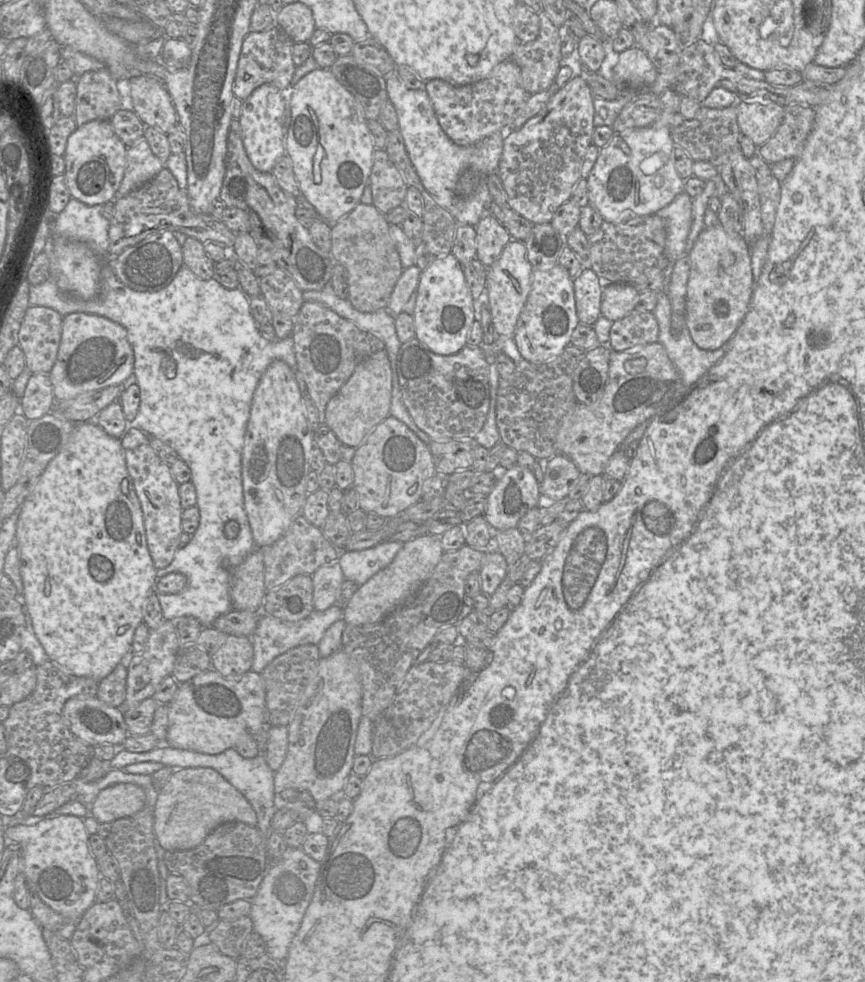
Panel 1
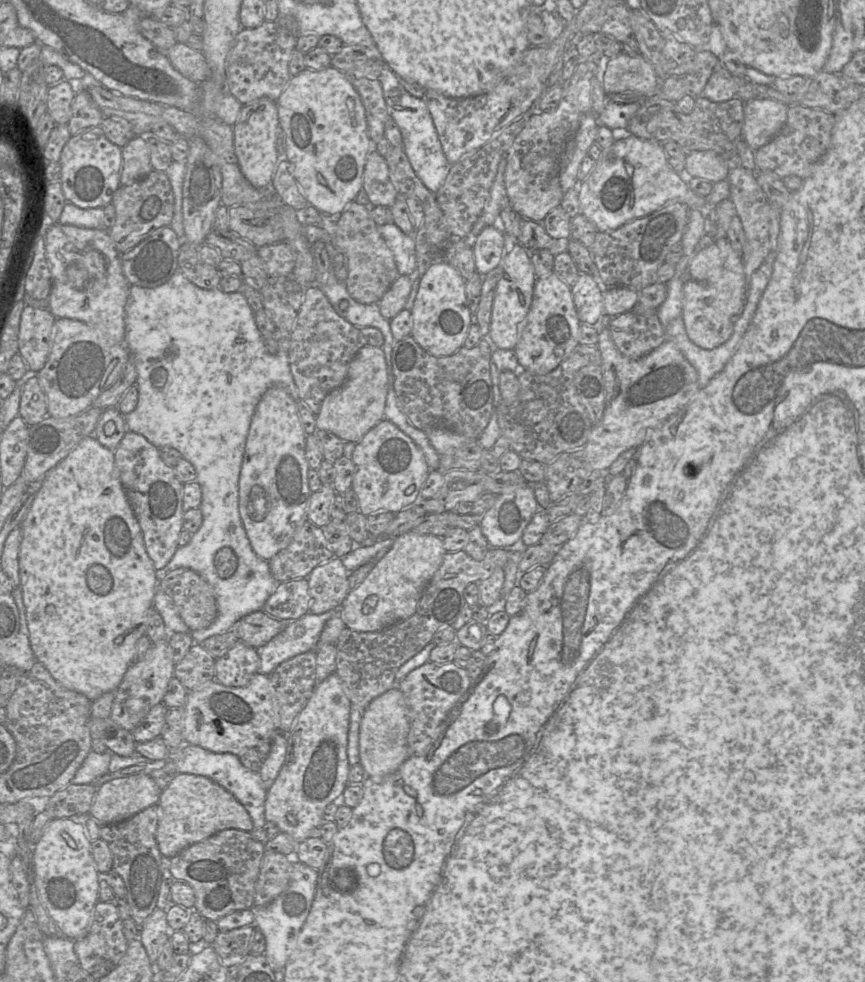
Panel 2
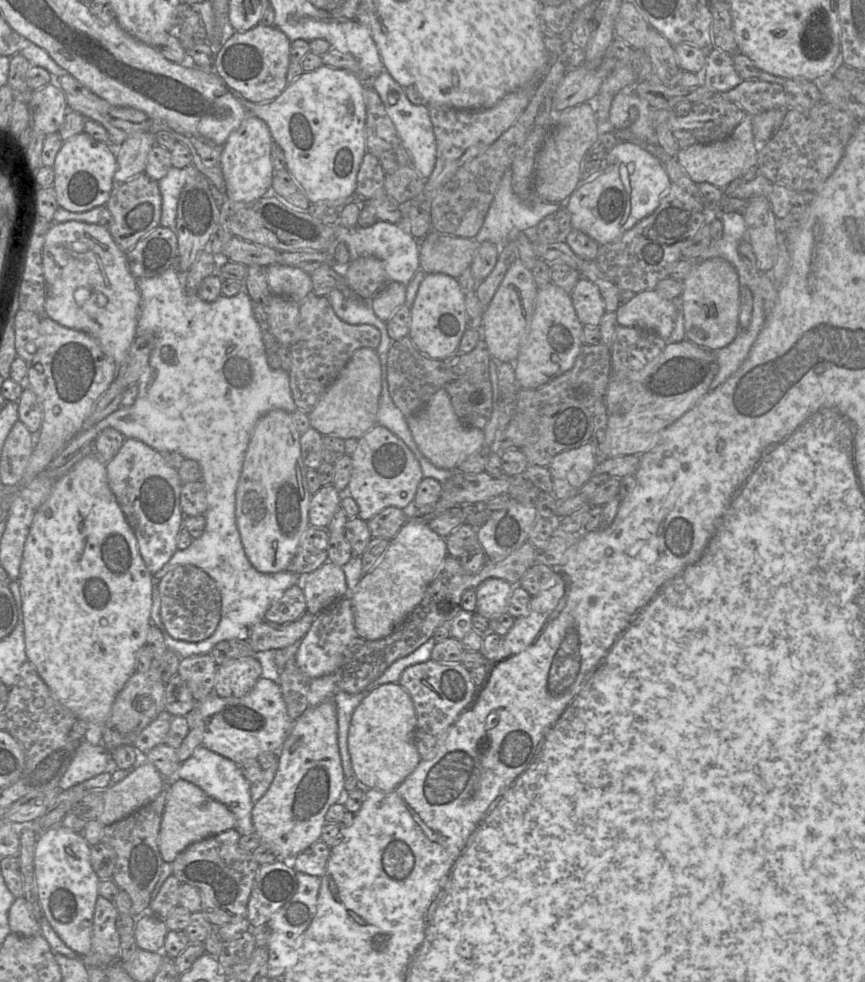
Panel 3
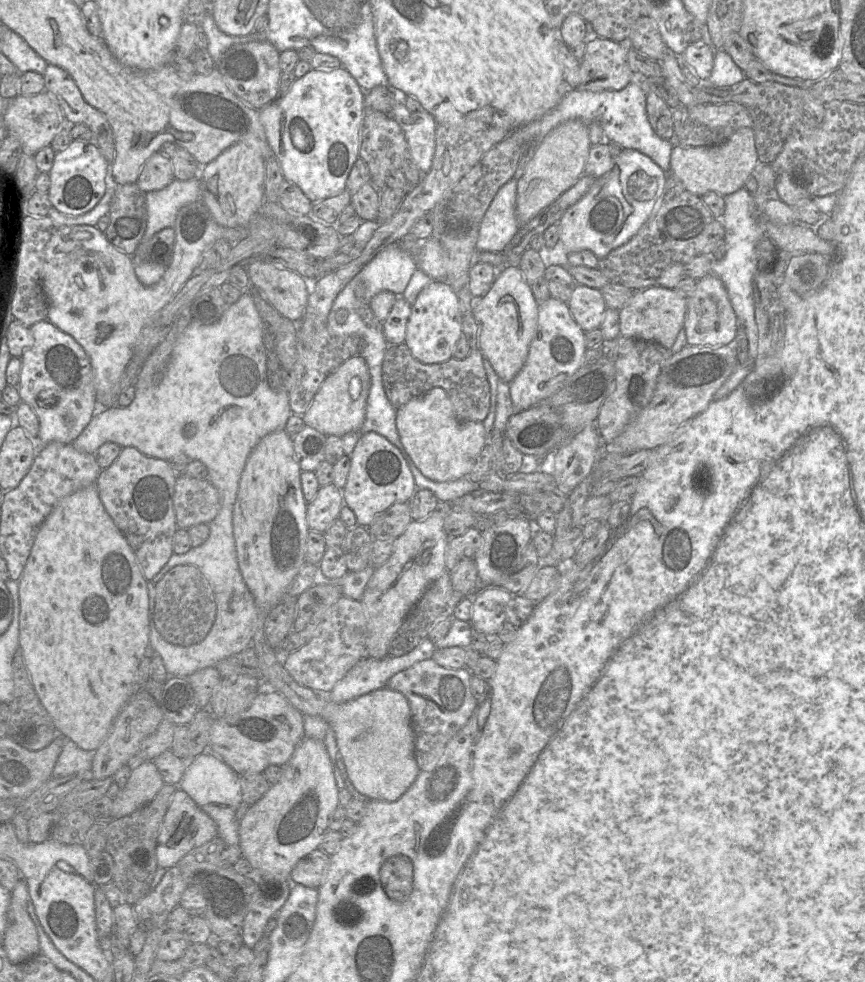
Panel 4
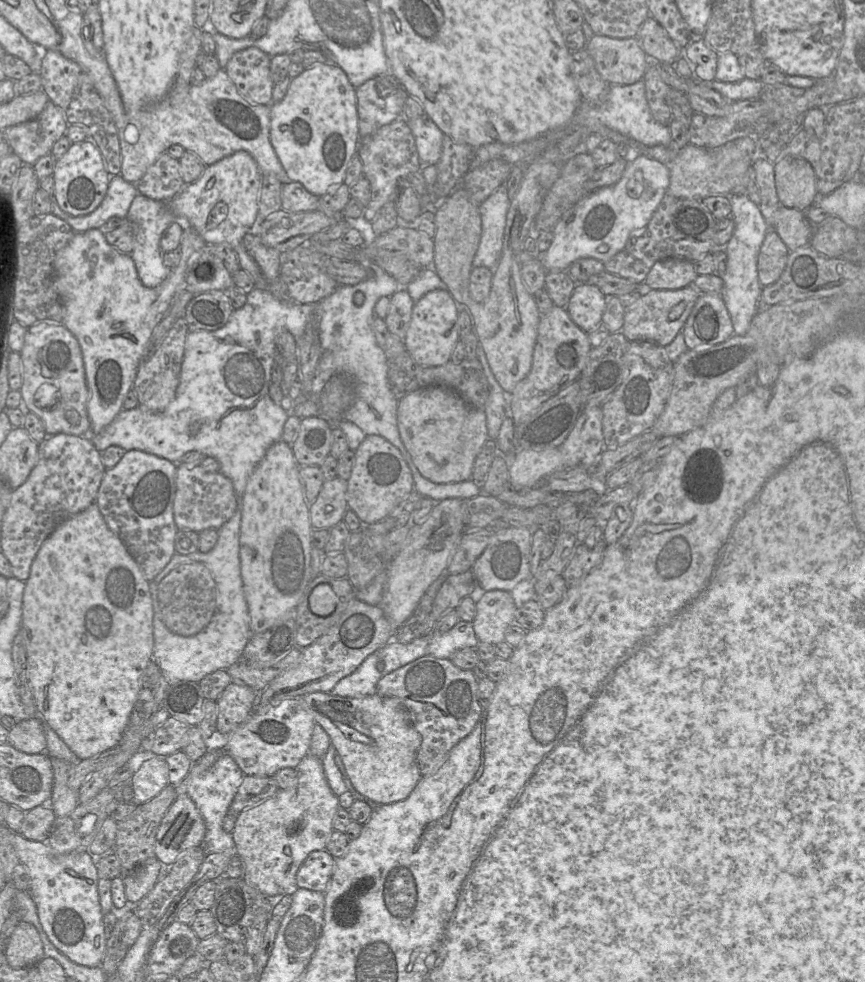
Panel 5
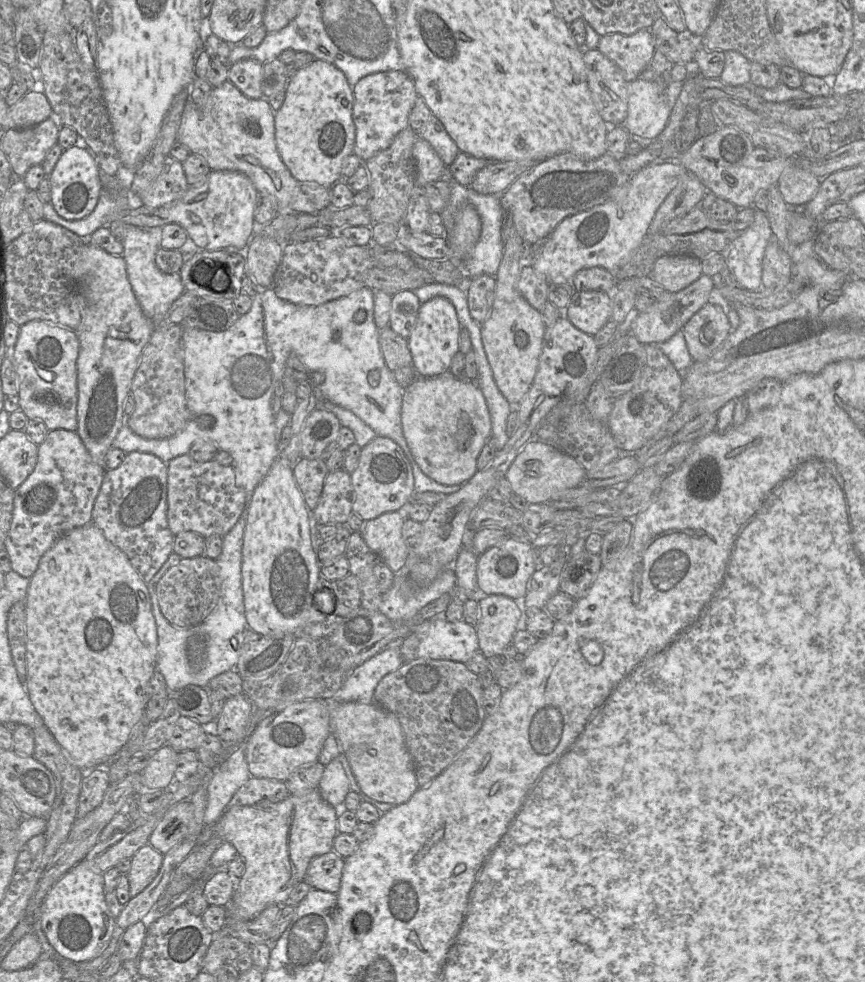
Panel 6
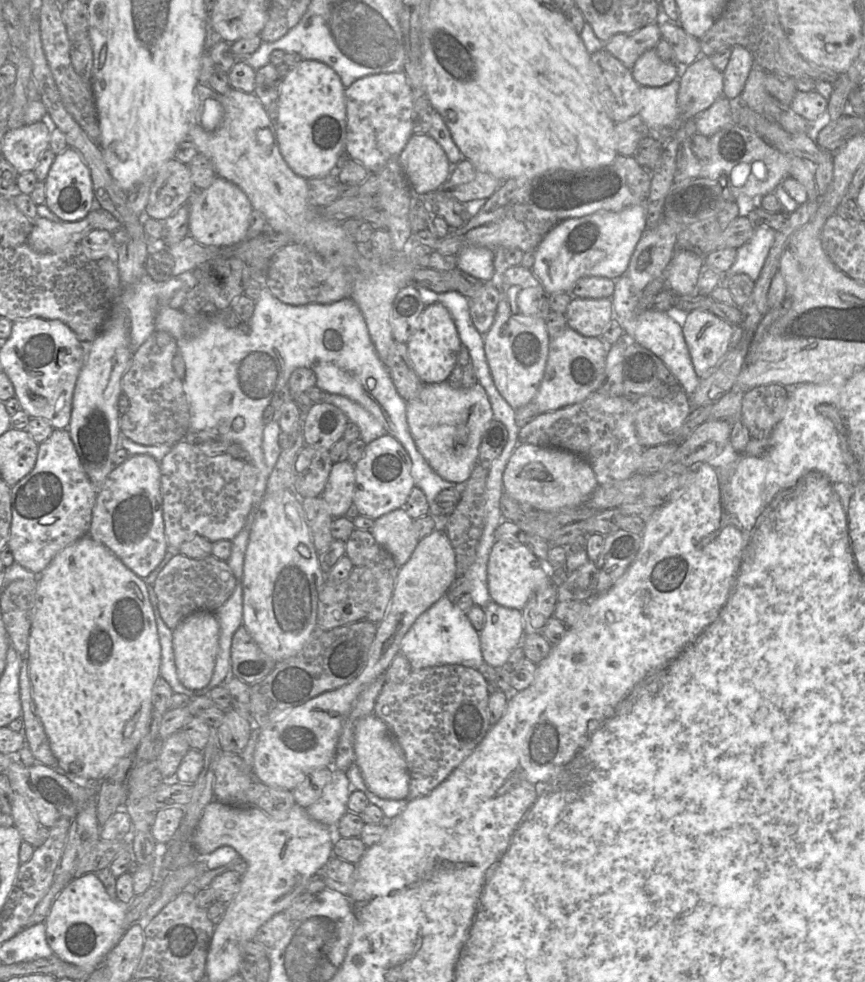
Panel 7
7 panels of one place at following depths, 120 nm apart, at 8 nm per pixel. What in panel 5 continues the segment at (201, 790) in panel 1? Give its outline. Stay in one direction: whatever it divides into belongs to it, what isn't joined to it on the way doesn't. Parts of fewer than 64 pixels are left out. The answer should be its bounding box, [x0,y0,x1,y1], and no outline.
[155,794,205,865]

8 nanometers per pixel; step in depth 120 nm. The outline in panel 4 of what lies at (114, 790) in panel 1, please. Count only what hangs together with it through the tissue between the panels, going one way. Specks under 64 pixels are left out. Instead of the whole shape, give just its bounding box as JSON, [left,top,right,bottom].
[113,760,164,818]

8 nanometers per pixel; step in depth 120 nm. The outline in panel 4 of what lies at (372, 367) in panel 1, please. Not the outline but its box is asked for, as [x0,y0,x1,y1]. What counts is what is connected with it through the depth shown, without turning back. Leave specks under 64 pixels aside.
[302,355,371,437]

